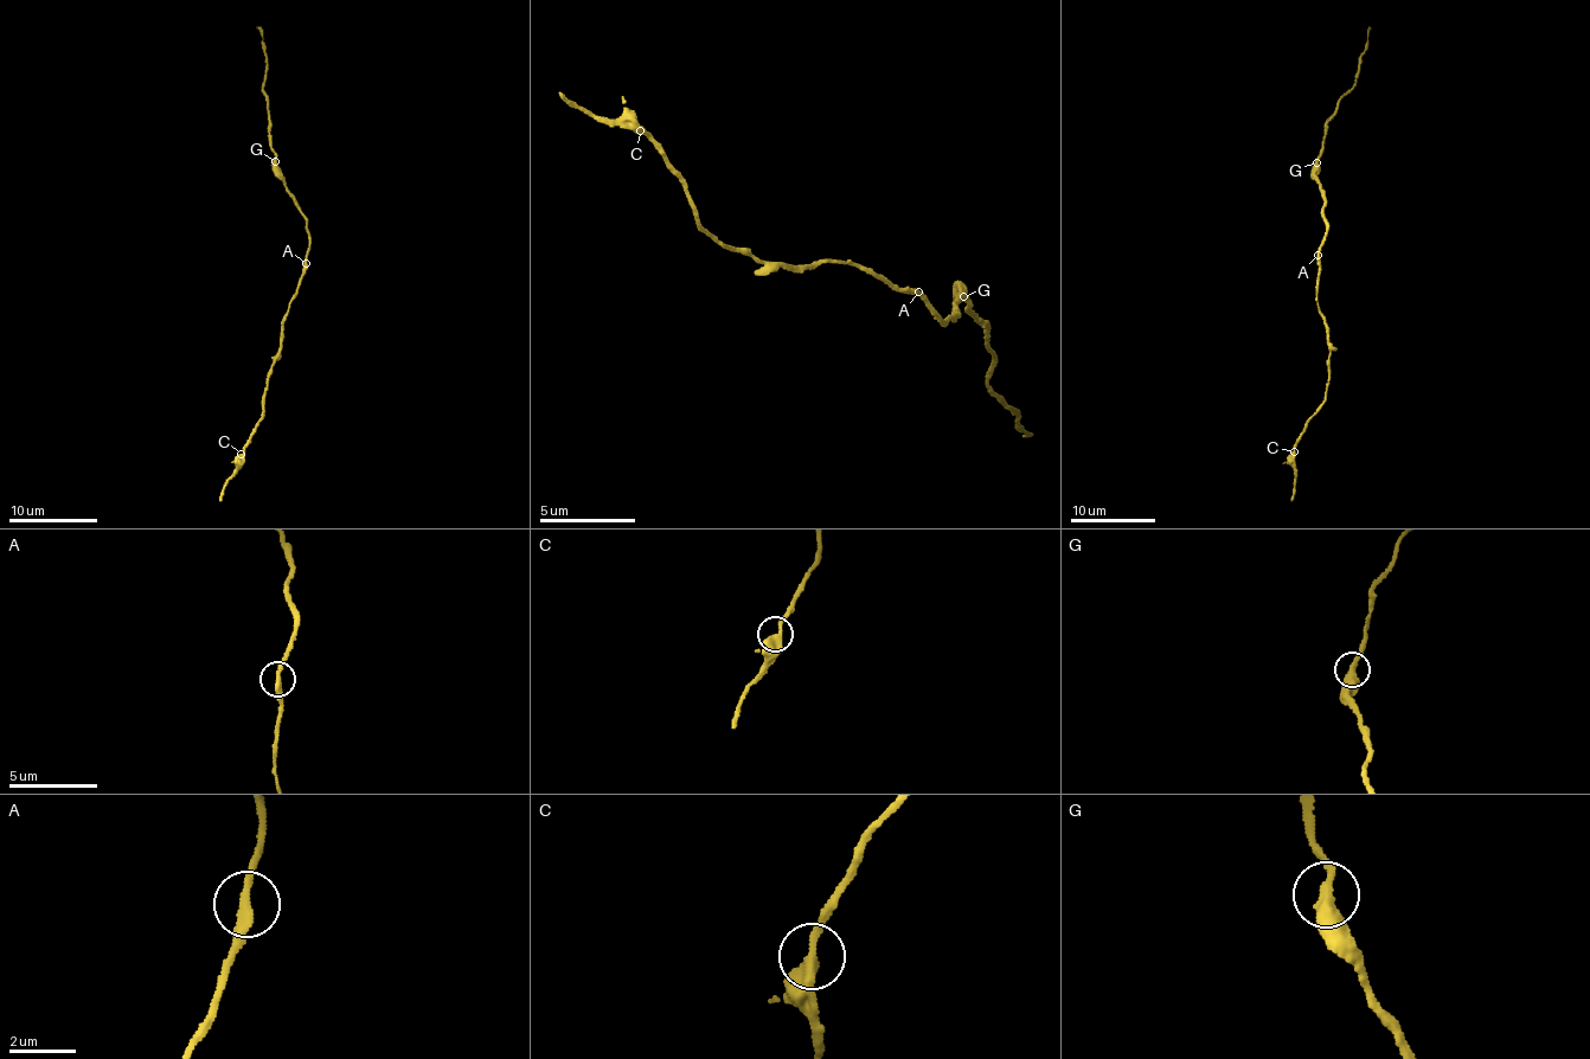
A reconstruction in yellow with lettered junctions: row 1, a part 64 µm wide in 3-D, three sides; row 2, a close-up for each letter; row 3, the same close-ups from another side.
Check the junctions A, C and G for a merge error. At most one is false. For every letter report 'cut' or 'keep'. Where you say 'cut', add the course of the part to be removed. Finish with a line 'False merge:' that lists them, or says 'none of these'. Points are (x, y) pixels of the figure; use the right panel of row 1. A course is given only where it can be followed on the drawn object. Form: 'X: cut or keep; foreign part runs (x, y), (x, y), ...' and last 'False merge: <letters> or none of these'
A: keep
C: keep
G: keep
False merge: none of these

